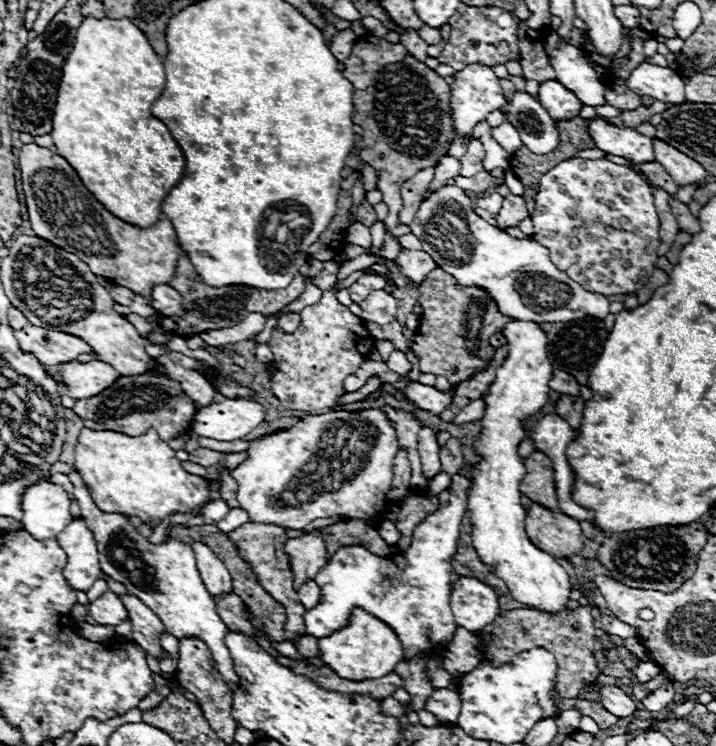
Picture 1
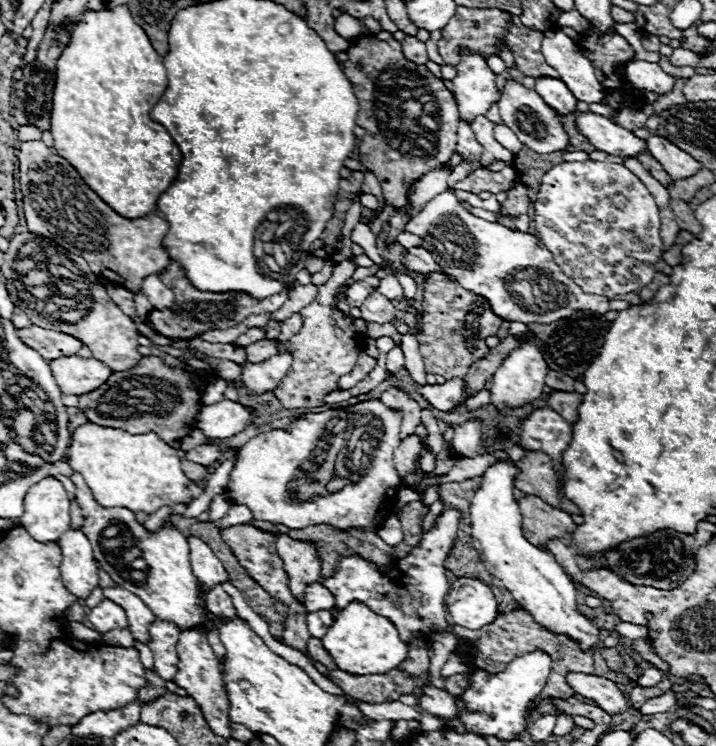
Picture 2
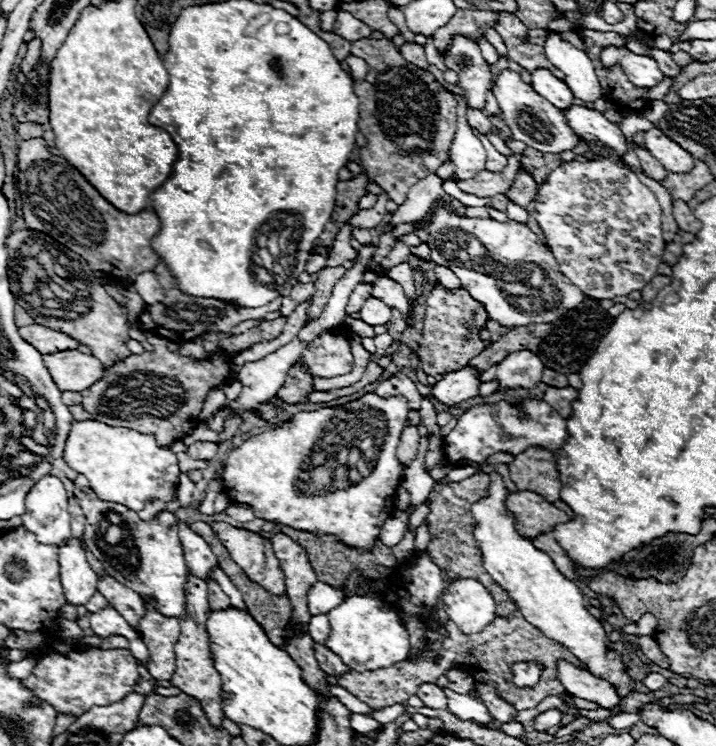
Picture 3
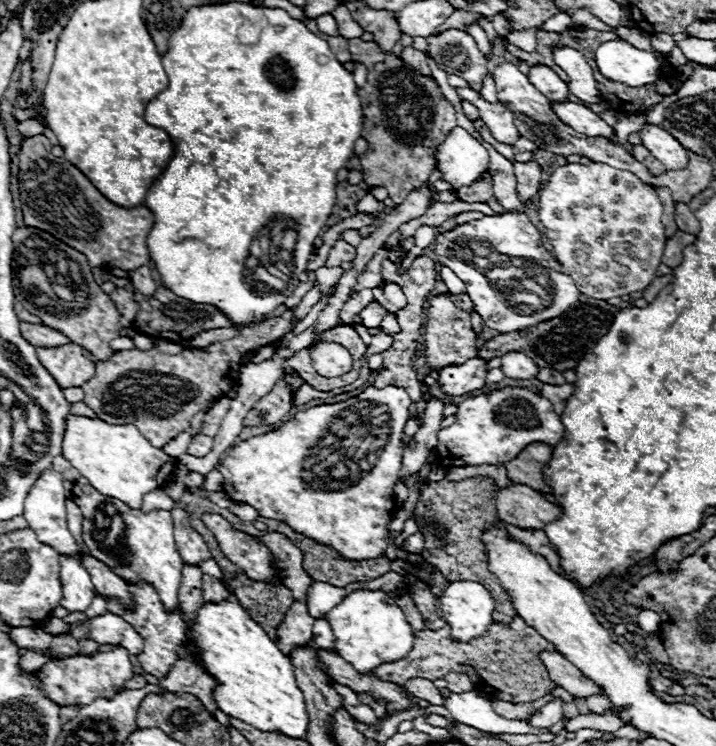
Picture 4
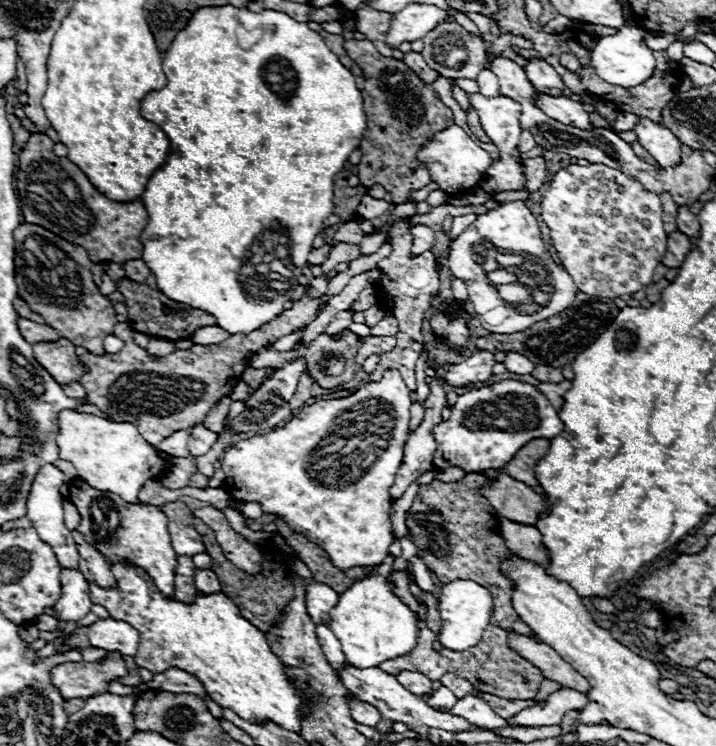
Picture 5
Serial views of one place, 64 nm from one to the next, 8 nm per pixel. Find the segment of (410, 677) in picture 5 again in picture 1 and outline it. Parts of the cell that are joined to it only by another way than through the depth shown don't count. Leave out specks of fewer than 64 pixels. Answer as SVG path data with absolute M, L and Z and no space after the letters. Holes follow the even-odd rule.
M434 688L424 704L424 710L432 712L442 724L456 724L460 714L460 698L448 688Z

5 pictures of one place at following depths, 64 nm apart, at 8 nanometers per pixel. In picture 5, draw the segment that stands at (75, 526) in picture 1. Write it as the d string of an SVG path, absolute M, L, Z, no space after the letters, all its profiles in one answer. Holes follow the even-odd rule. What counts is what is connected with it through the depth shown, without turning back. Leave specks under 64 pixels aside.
M62 568L60 584L62 584L62 596L52 606L52 610L56 612L54 618L64 620L64 622L82 620L92 608L92 602L88 596L90 590L88 590L88 582L86 582L84 574L78 570Z

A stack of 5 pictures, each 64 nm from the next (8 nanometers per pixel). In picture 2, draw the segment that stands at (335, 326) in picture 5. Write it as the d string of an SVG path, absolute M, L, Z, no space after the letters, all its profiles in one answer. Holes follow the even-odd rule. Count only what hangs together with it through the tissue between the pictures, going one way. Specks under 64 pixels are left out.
M370 276L370 278L364 278L364 280L358 280L354 282L348 292L346 292L346 298L348 298L348 306L350 308L360 308L362 302L378 288L378 278L376 276Z

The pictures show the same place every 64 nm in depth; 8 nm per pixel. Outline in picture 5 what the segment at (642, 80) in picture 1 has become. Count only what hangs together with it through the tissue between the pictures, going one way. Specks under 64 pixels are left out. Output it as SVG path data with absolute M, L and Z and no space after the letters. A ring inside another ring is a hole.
M626 22L624 26L618 28L616 34L602 36L592 48L592 56L590 56L590 64L594 72L602 80L616 84L616 86L624 86L624 88L630 88L630 86L636 86L648 80L654 72L656 60L652 56L652 50L644 42L644 36L646 36L646 30L640 28L636 22Z

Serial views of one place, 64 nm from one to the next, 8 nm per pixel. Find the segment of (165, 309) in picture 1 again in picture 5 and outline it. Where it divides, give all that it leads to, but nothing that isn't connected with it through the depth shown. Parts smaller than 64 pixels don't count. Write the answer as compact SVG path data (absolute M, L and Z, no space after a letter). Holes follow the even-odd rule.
M128 260L128 262L120 264L120 266L122 266L126 278L130 278L130 280L142 282L142 280L146 280L146 276L150 276L150 270L146 268L146 264L142 260Z

